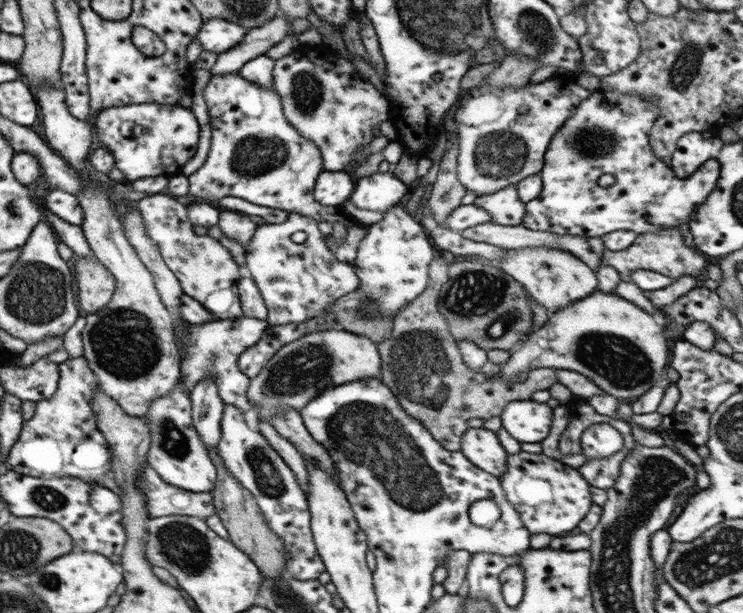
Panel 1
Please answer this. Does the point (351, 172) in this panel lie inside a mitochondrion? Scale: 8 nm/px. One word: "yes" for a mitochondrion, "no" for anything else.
no

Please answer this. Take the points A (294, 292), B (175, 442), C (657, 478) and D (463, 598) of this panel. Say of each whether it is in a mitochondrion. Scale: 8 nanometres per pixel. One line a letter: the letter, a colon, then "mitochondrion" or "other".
A: other
B: mitochondrion
C: mitochondrion
D: other

